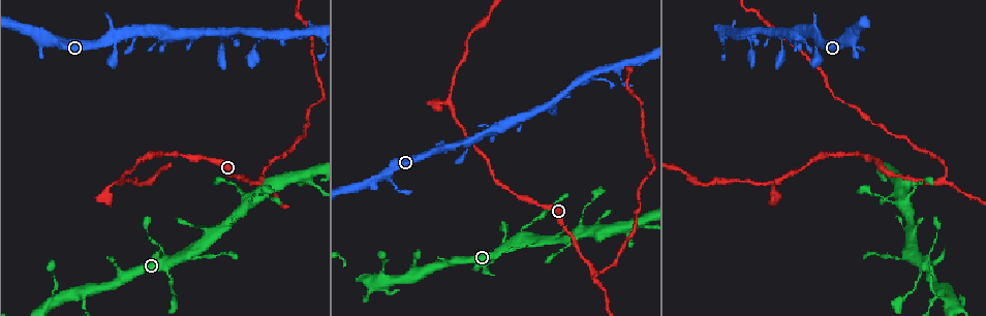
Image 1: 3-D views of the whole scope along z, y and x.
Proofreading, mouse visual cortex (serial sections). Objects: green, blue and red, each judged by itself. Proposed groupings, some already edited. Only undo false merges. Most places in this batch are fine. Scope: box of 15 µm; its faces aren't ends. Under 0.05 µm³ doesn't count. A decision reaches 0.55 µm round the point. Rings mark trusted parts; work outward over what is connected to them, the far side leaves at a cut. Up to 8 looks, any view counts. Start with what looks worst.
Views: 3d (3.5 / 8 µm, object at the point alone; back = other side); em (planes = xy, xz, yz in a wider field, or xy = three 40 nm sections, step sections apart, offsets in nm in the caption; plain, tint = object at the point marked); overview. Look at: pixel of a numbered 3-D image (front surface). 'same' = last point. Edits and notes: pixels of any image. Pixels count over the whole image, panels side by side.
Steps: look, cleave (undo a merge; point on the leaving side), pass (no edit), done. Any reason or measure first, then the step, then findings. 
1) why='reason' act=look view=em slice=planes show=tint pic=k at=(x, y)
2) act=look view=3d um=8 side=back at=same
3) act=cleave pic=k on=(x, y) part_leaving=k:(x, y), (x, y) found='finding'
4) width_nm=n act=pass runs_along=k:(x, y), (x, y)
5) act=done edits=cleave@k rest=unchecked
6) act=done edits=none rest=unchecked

why='three arms meet' act=look view=3d um=8 side=back pic=1 at=(940, 182)

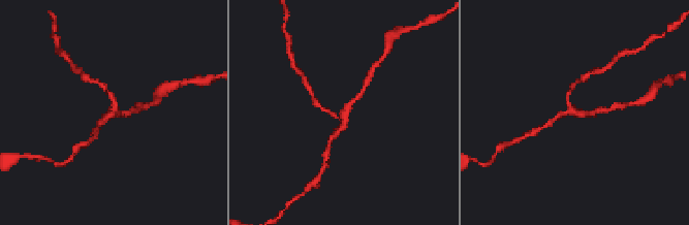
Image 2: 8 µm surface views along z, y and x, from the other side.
act=look view=3d um=3.5 pic=2 at=(344, 117)

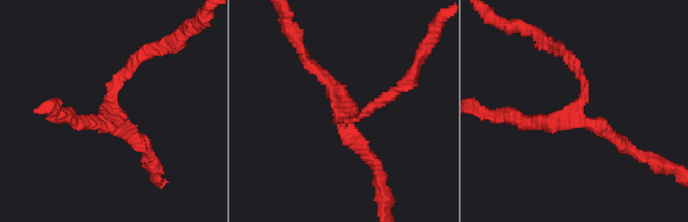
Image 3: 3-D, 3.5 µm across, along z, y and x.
arms=3 arm_widths_nm=100,200,200 why='now the EM' act=look view=em slice=xy step=3 show=tint pic=3 at=(109, 120)

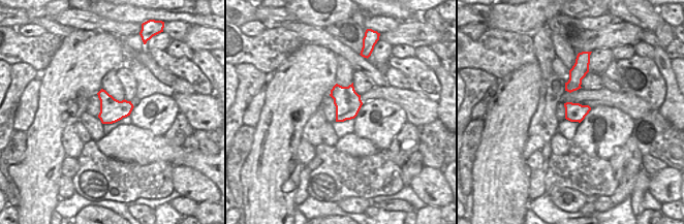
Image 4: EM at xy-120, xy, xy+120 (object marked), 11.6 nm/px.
act=pass runs_along=3:(73, 121), (105, 124), (112, 83), (134, 64) found='all the same cell'

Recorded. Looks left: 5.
why='a fork' act=look view=3d um=3.5 pic=1 at=(910, 255)

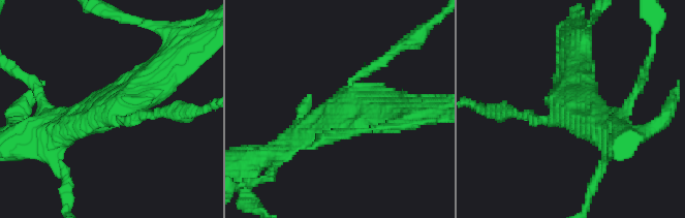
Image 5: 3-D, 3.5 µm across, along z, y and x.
arms=3 arm_widths_nm=150,400,450 act=look view=em slice=xy step=2 show=tint pic=5 at=(572, 105)

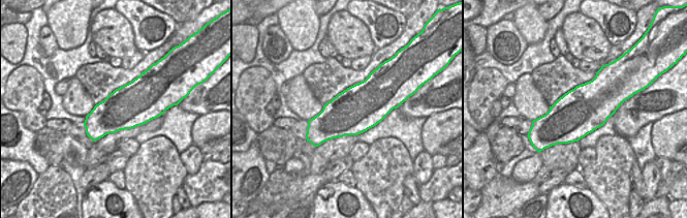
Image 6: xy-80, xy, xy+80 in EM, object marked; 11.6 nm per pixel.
act=pass runs_along=5:(64, 131), (121, 105), (175, 61) found='continuous, no second cell'

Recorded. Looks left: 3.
why='two arms in line, one across' act=look view=3d um=8 side=back pic=1 at=(444, 147)

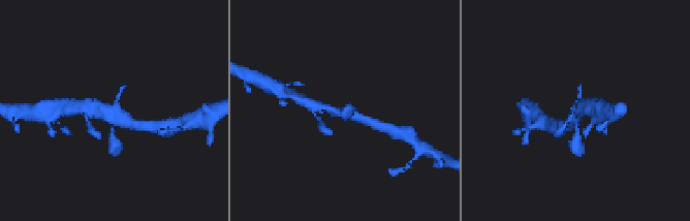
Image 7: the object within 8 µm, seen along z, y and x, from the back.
why='need the tissue' act=look view=em slice=xy step=5 show=tint pic=7 at=(574, 117)

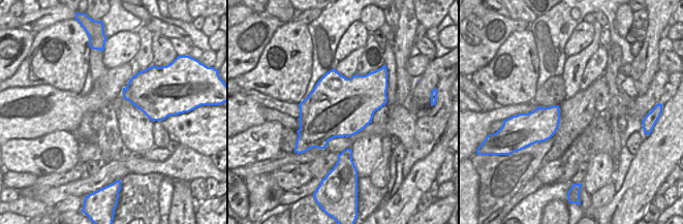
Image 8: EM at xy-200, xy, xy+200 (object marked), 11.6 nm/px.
act=pass runs_along=7:(373, 124), (320, 105) found='all the same cell'

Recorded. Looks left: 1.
act=done edits=none rest=unchecked

